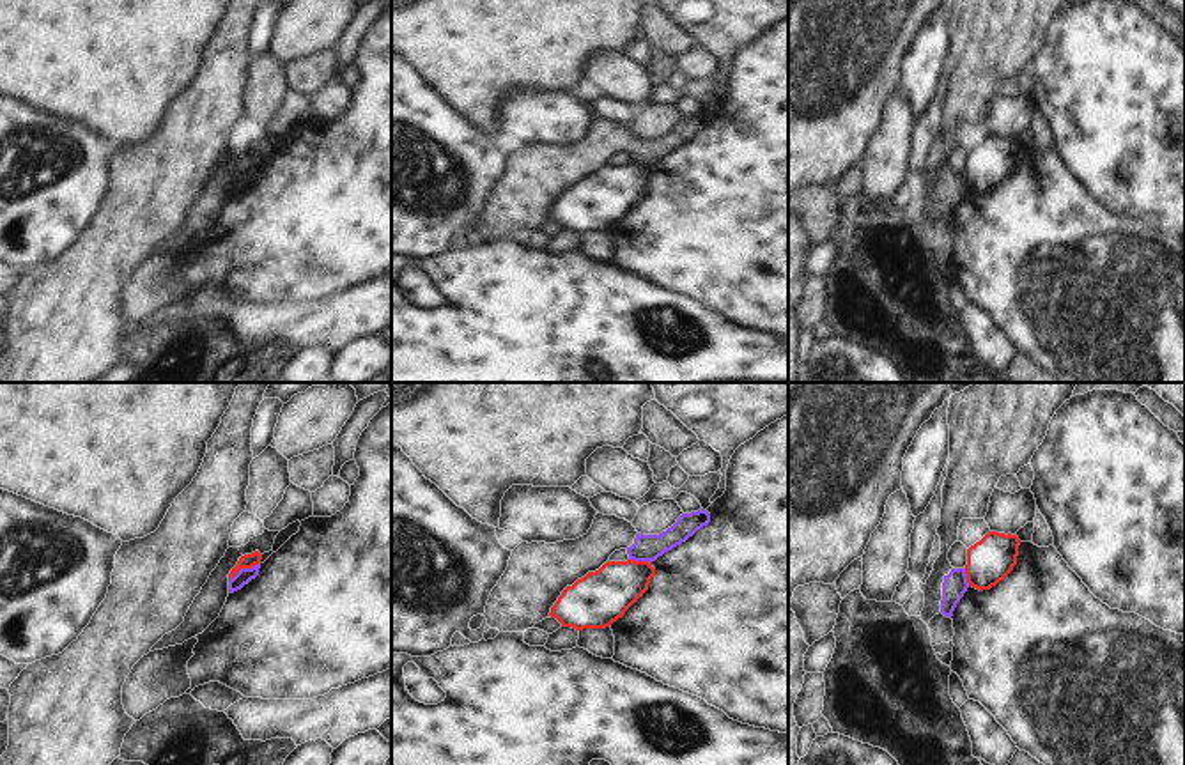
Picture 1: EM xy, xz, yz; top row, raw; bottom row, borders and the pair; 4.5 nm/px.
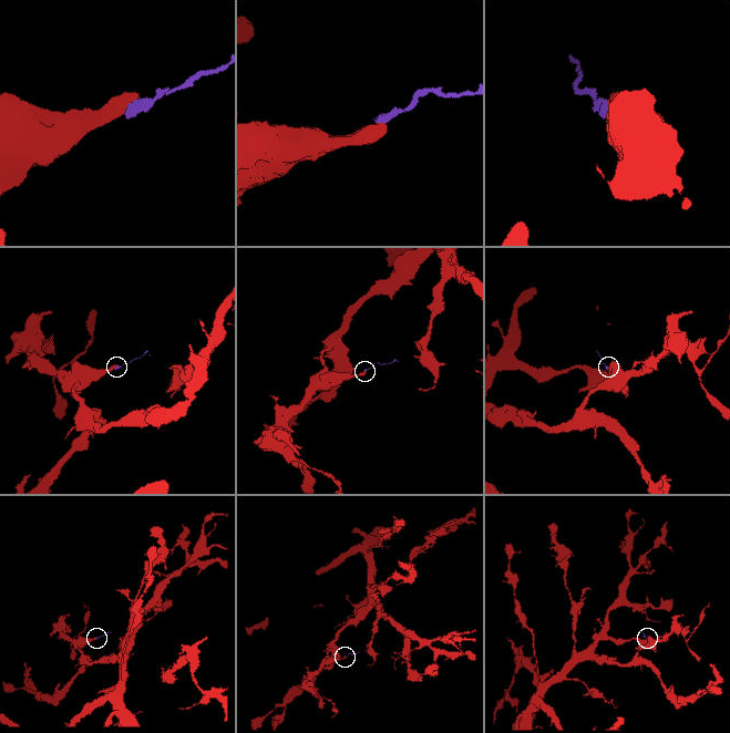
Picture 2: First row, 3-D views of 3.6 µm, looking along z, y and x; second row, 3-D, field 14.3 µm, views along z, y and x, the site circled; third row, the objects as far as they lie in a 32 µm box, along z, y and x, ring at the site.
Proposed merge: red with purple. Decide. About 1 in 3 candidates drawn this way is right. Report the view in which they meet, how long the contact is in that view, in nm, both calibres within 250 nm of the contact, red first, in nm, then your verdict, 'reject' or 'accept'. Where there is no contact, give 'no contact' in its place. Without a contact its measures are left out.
xy | 170 nm | 60/70 nm | reject

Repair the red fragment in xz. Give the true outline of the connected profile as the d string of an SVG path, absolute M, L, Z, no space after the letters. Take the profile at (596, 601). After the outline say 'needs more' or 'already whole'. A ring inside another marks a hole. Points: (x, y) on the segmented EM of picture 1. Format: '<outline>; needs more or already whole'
M608 561L567 586L549 616L576 630L606 629L648 590L654 576L648 561Z; already whole

